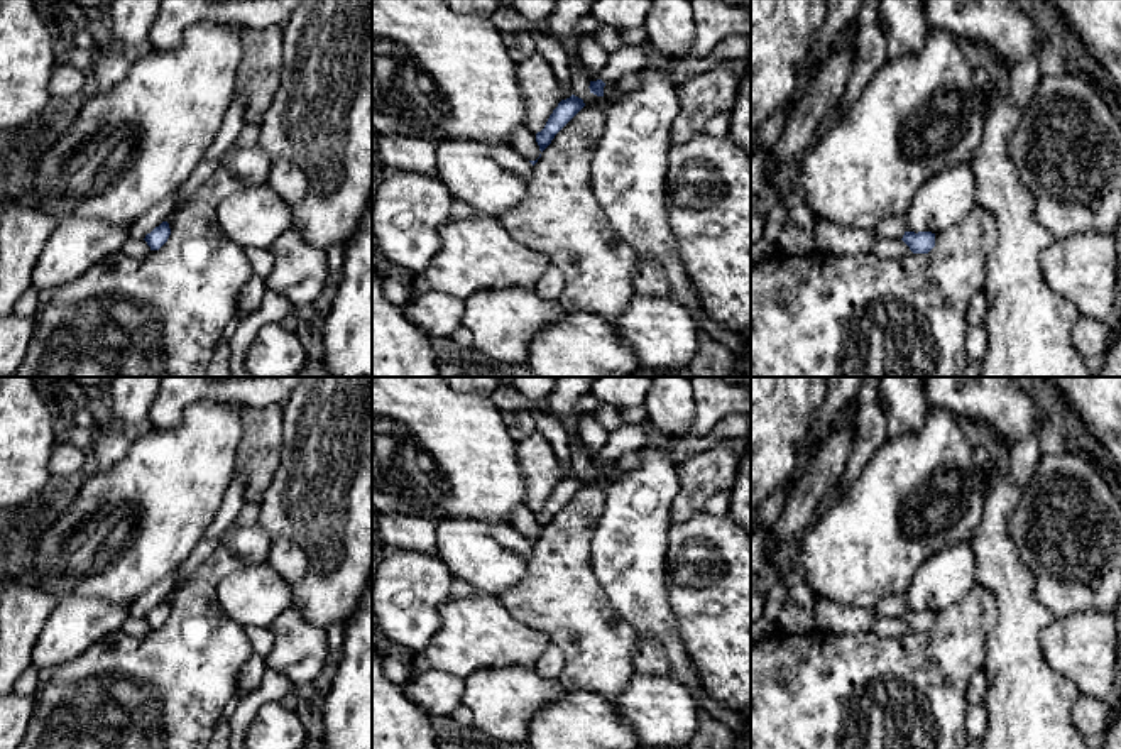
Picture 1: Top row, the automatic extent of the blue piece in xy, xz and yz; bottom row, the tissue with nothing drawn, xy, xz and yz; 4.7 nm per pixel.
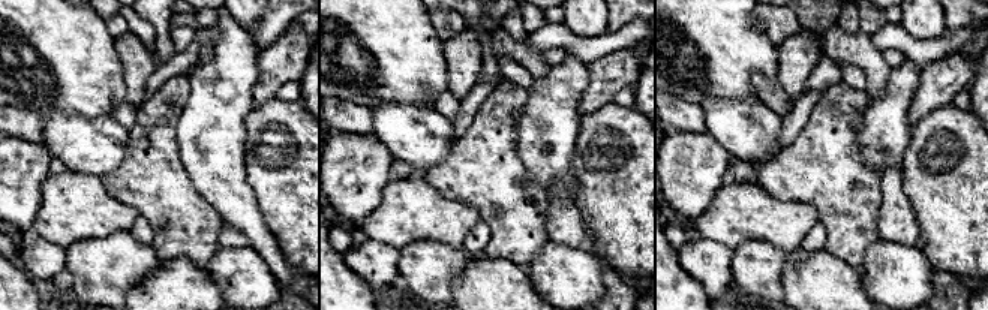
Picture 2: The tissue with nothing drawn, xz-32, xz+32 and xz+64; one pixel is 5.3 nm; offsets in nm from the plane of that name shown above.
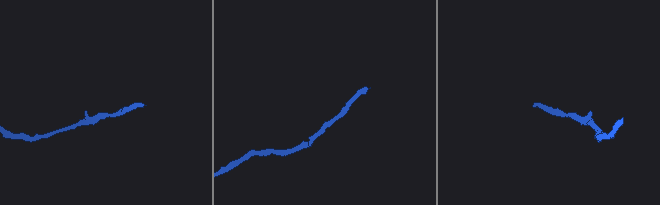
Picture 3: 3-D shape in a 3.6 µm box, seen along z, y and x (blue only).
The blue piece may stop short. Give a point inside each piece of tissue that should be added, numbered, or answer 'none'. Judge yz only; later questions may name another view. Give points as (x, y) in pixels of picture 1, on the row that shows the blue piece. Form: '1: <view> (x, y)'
none

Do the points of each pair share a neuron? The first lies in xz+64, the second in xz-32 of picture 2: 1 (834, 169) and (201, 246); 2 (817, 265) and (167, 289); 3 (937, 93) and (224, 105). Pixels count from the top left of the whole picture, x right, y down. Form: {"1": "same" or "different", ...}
{"1": "same", "2": "same", "3": "different"}

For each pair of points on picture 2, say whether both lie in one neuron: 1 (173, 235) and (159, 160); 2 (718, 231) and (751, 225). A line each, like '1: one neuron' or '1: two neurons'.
1: one neuron
2: one neuron

